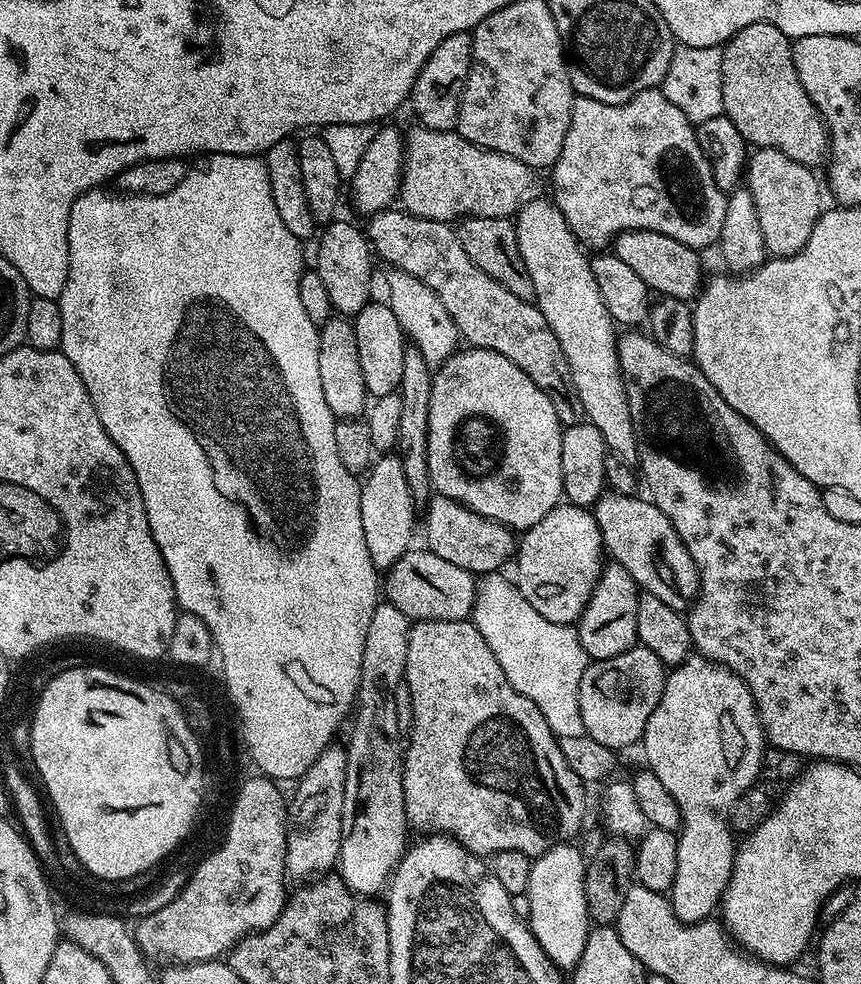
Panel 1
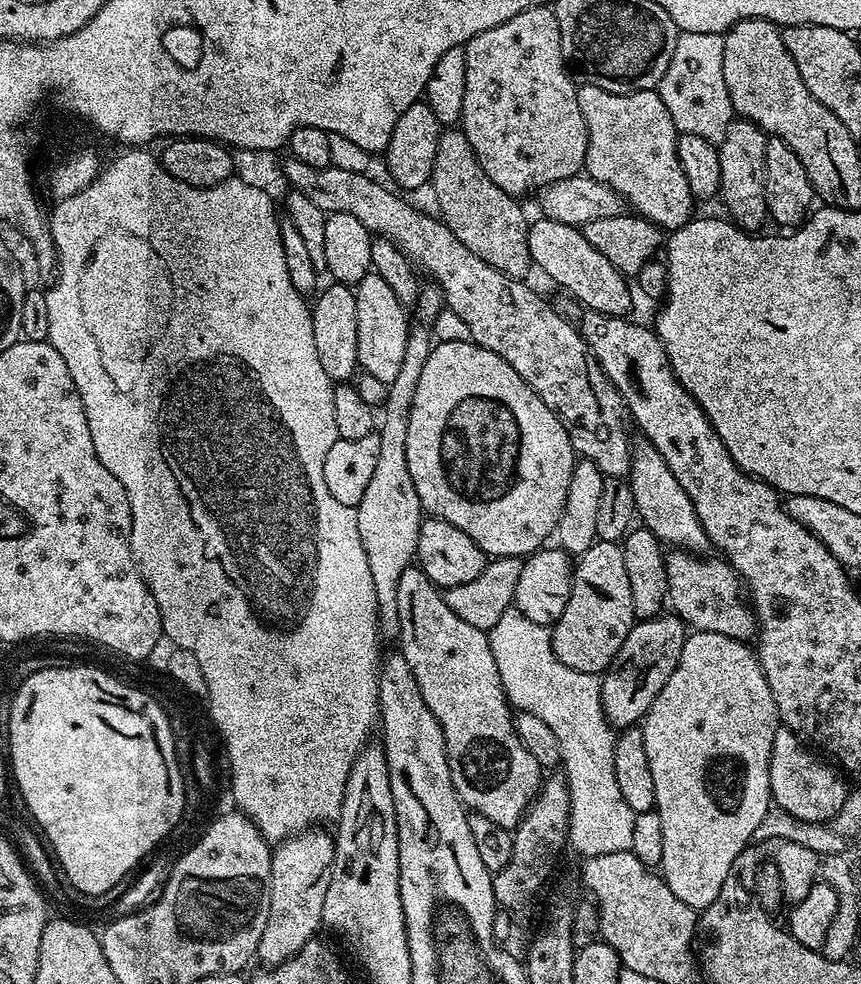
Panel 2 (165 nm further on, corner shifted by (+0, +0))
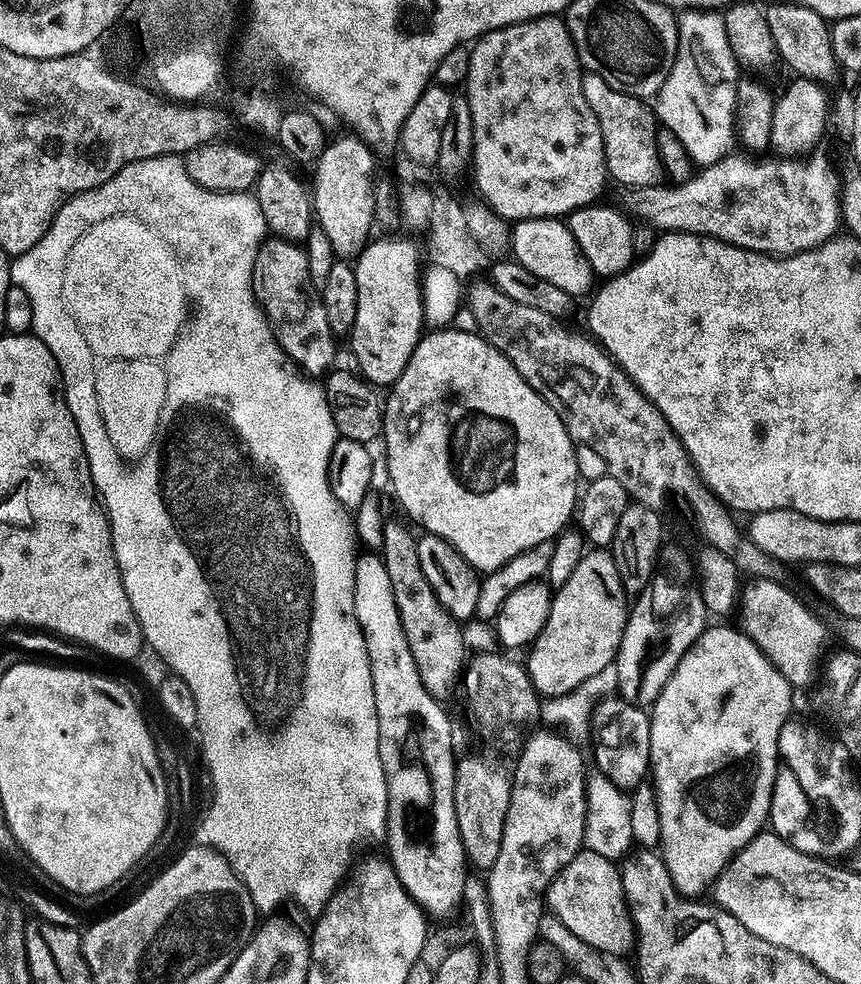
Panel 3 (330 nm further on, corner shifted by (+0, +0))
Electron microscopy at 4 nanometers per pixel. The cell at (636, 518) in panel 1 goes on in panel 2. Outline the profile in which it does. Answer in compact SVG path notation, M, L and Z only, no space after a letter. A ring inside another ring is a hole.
M672 550L667 553L664 565L666 566L666 574L668 575L668 598L667 603L670 605L671 611L679 616L684 621L689 629L698 632L713 632L714 634L726 634L735 640L743 640L745 642L751 641L757 635L758 625L756 622L756 614L752 611L749 601L746 599L745 593L742 591L742 581L739 575L733 570L731 564L723 558L715 558L716 560L704 560L708 558L701 558L699 555L693 554L687 550Z

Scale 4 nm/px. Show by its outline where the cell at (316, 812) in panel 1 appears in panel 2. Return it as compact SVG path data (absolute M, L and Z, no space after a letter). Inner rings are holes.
M313 826L275 845L270 878L270 910L266 918L266 930L262 930L262 938L258 942L255 955L257 961L261 960L264 963L261 965L275 966L286 962L294 954L298 954L298 950L302 950L302 946L306 946L306 942L313 939L319 933L316 931L322 928L322 906L326 906L326 890L330 886L330 874L336 853L333 833L323 832L324 830L323 827Z

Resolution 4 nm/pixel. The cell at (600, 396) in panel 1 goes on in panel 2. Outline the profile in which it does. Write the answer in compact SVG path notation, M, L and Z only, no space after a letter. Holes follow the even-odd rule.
M645 439L638 442L633 445L628 481L639 521L643 527L650 529L661 543L670 543L670 546L685 548L696 554L707 553L704 551L709 551L710 548L708 535L706 530L702 530L702 522L698 522L697 512L689 496L674 478L673 472L655 446Z

